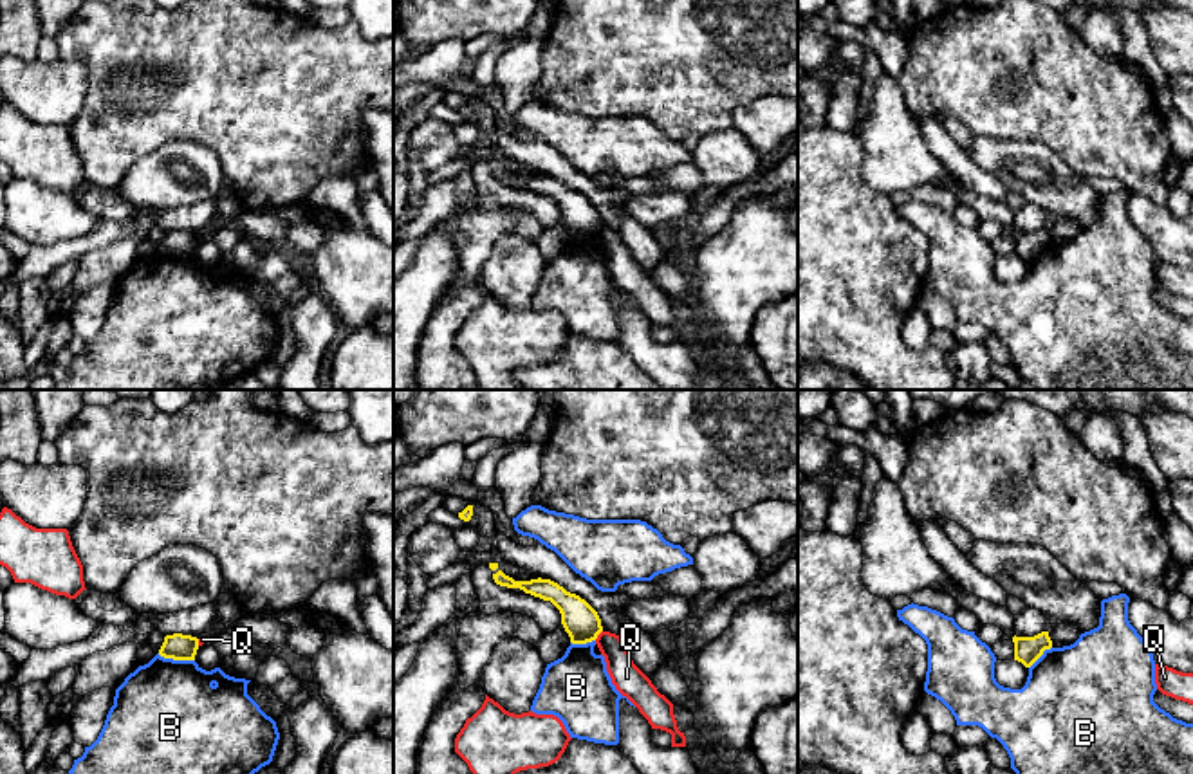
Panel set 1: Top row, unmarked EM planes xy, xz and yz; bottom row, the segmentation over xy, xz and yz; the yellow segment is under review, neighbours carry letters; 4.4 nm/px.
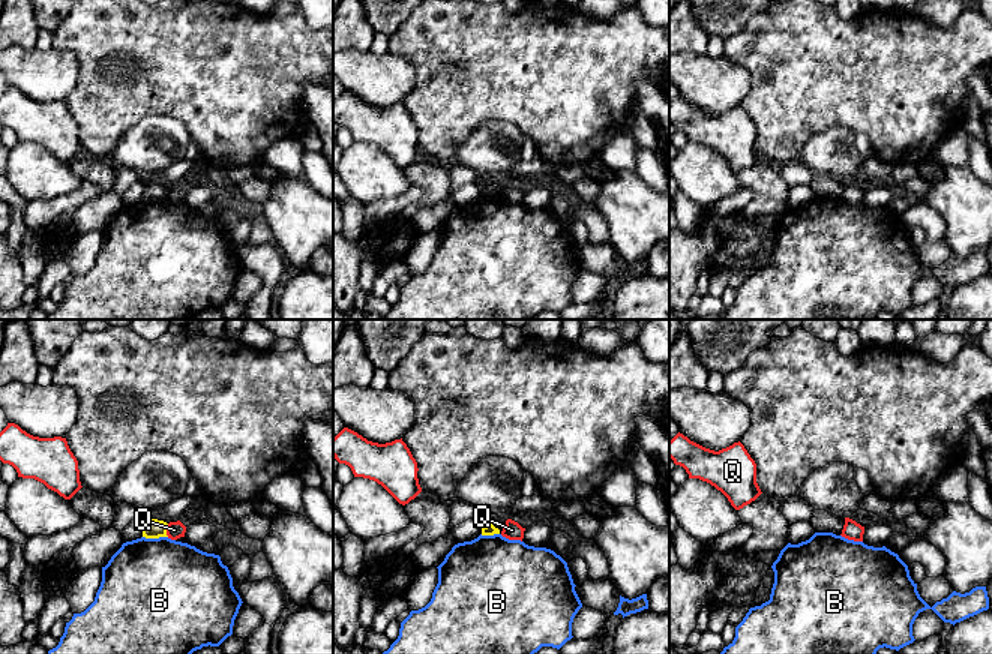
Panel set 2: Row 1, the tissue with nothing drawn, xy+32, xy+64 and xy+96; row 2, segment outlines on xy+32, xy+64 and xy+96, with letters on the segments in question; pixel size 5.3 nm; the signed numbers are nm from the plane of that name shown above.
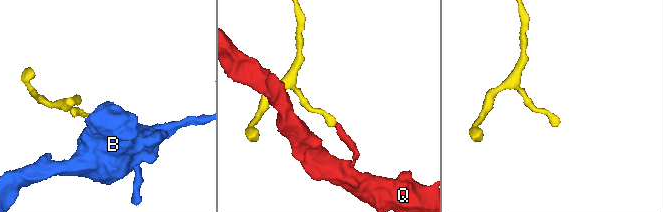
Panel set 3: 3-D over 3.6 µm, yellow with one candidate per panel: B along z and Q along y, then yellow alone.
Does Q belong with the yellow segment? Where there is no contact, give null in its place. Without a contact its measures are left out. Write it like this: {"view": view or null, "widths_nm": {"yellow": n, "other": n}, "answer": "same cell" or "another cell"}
{"view": "xz", "widths_nm": {"yellow": 160, "other": 140}, "answer": "another cell"}

